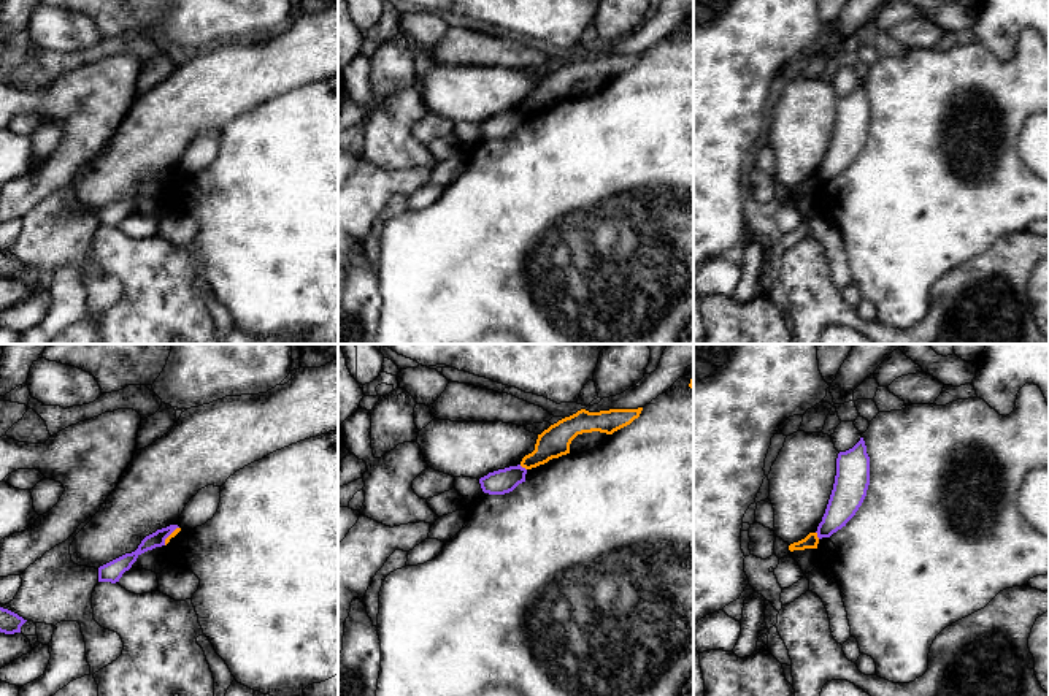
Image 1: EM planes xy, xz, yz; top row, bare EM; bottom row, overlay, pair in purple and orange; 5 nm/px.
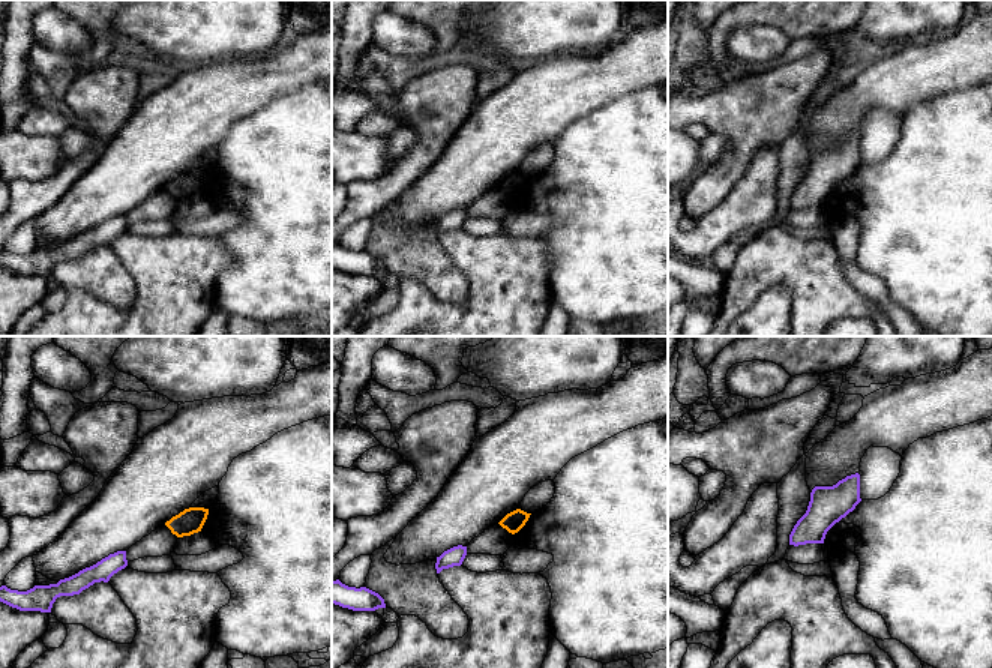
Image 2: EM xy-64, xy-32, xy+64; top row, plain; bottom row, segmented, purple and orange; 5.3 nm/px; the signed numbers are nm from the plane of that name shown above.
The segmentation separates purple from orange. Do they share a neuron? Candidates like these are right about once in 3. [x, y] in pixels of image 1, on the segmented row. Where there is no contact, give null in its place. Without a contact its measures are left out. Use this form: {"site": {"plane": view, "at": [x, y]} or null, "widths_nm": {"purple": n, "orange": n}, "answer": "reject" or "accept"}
{"site": {"plane": "xz", "at": [521, 466]}, "widths_nm": {"purple": 130, "orange": 160}, "answer": "reject"}

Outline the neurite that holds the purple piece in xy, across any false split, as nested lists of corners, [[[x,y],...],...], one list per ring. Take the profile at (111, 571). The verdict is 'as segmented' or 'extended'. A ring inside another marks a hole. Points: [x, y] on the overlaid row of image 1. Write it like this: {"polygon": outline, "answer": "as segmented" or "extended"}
{"polygon": [[[170,525],[167,528],[157,530],[156,533],[146,536],[138,549],[132,553],[125,553],[103,566],[98,568],[98,582],[111,582],[116,583],[122,577],[125,571],[132,568],[132,564],[136,561],[136,558],[156,547],[165,545],[165,539],[176,530],[178,525]]], "answer": "as segmented"}

